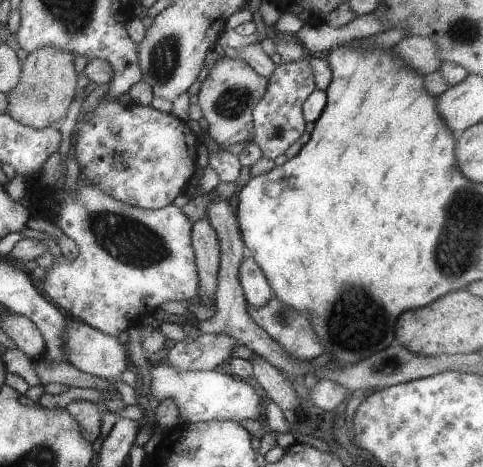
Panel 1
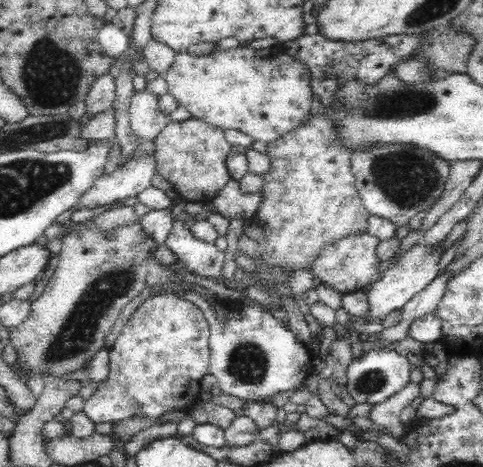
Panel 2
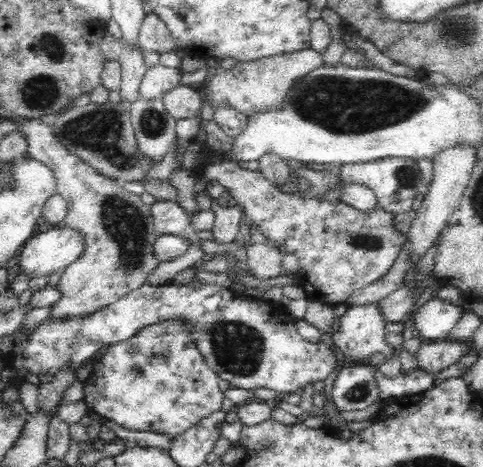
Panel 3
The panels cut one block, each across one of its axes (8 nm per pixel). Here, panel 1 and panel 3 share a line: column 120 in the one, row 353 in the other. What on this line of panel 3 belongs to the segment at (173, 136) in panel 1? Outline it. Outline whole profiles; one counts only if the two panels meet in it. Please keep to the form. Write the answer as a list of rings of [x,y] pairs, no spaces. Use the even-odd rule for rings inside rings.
[[[158,324],[142,330],[142,334],[136,334],[136,338],[108,348],[96,358],[94,374],[84,384],[84,402],[88,412],[94,412],[100,418],[112,420],[128,430],[166,434],[174,442],[190,428],[196,428],[202,420],[222,410],[226,392],[218,388],[218,378],[220,376],[204,362],[204,356],[196,350],[192,340],[186,338],[186,332],[182,332],[180,326]]]

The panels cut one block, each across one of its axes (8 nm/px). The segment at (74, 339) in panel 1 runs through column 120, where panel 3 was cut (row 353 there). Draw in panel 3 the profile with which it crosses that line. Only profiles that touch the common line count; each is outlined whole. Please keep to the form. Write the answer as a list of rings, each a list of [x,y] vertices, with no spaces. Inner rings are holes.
[[[376,304],[360,306],[360,308],[348,308],[348,312],[336,322],[336,328],[332,332],[332,344],[342,354],[342,358],[346,360],[342,366],[368,366],[370,358],[378,352],[384,354],[386,358],[390,354],[394,354],[394,350],[390,350],[386,344],[386,336],[384,336],[386,326],[388,324],[382,322],[382,318],[376,310]]]

